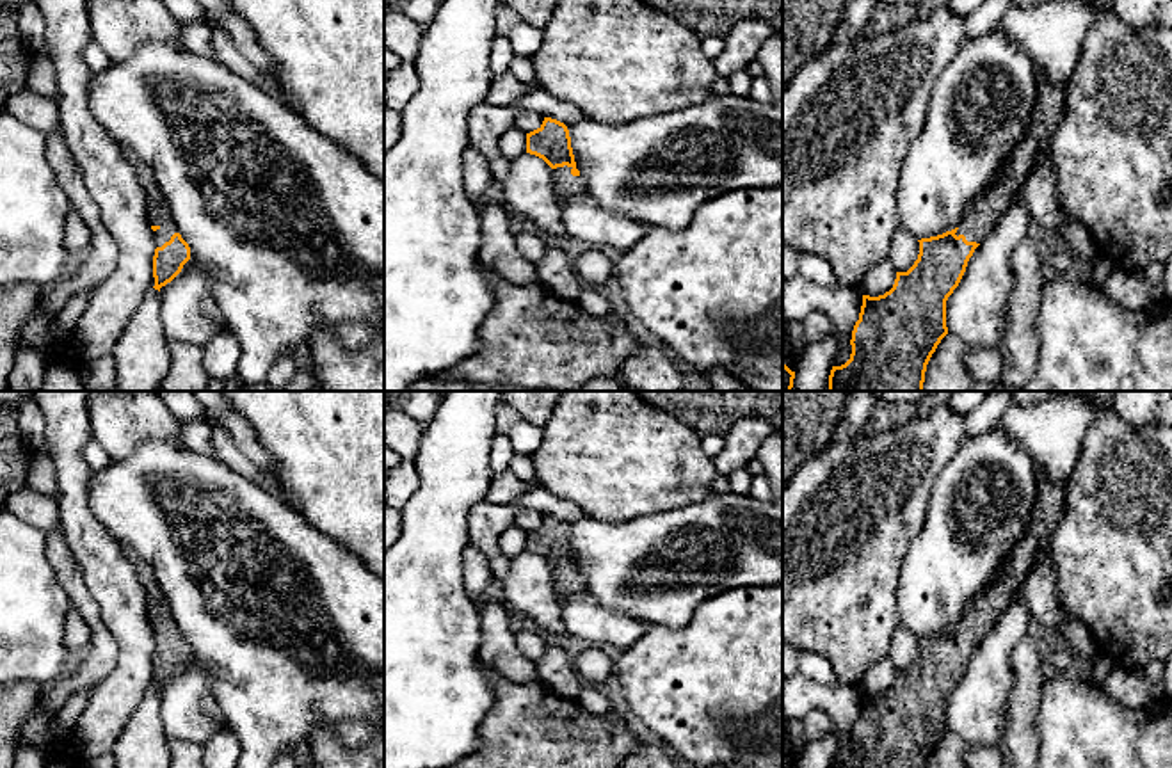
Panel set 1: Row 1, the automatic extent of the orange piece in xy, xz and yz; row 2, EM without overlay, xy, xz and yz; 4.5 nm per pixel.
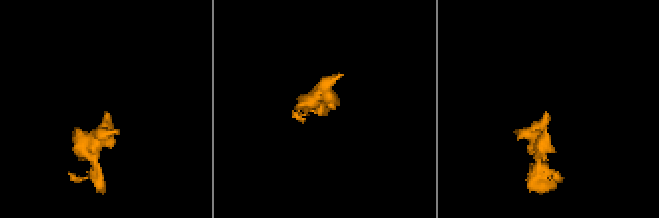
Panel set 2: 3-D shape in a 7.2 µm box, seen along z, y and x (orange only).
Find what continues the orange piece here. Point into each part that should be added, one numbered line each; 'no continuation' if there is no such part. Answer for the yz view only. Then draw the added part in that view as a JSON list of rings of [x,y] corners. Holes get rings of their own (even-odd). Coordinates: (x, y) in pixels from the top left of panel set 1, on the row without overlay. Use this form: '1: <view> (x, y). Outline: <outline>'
1: yz (982, 612). Outline: [[[1035,466],[1037,496],[1023,539],[1012,548],[994,581],[966,606],[957,628],[967,640],[982,642],[996,620],[1017,596],[1037,555],[1049,546],[1053,530],[1064,510],[1064,485],[1051,484]]]

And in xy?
1: xy (159, 612). Outline: [[[124,546],[123,549],[128,560],[135,565],[137,578],[148,592],[148,620],[158,626],[153,629],[155,645],[162,645],[174,631],[178,631],[171,615],[167,596],[158,585],[153,569],[135,553],[135,549],[130,546]]]

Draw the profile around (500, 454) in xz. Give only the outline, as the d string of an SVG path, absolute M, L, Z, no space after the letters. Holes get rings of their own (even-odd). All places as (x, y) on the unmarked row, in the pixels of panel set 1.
M496 434L493 439L493 446L489 450L493 478L496 478L510 469L512 457L514 457L514 450L509 441L509 436Z

